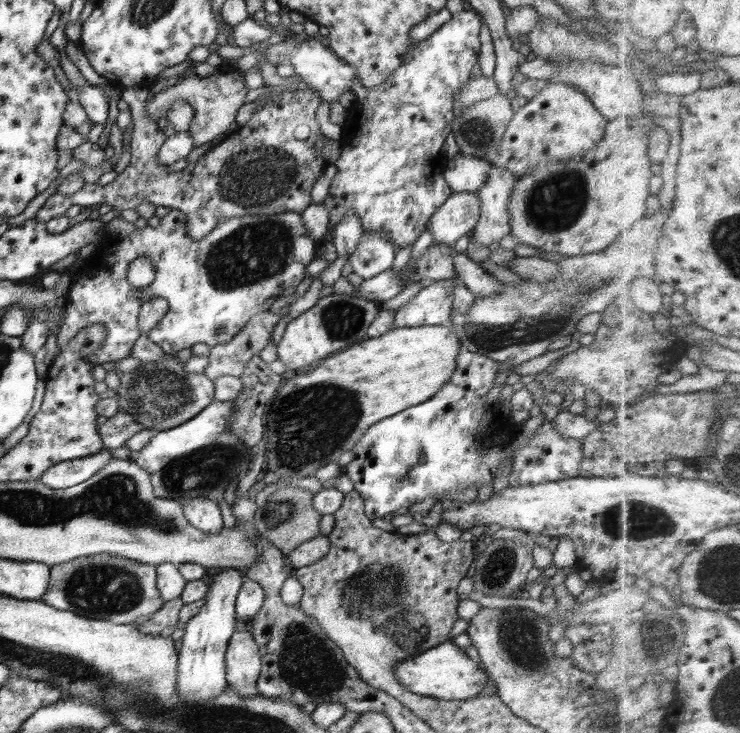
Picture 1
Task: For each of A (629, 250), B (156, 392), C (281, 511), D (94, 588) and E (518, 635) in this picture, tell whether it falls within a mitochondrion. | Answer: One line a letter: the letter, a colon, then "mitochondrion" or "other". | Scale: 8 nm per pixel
A: other
B: mitochondrion
C: mitochondrion
D: mitochondrion
E: mitochondrion

